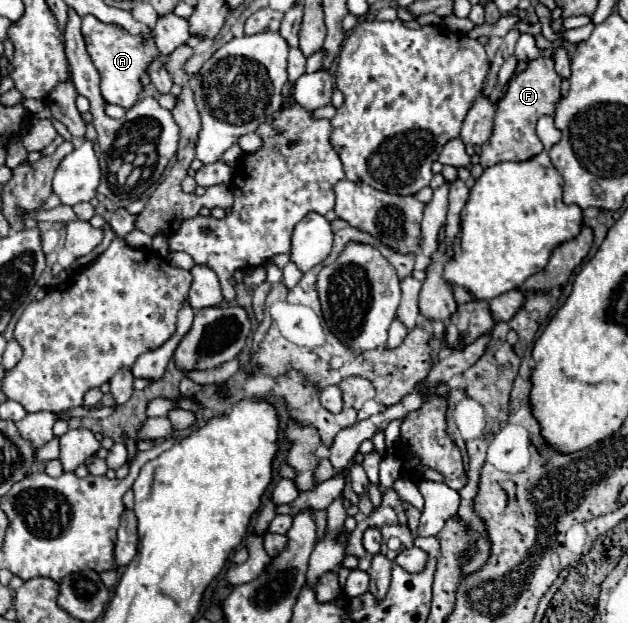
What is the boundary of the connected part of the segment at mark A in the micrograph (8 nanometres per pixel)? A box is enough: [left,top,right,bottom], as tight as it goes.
[82,16,158,108]

